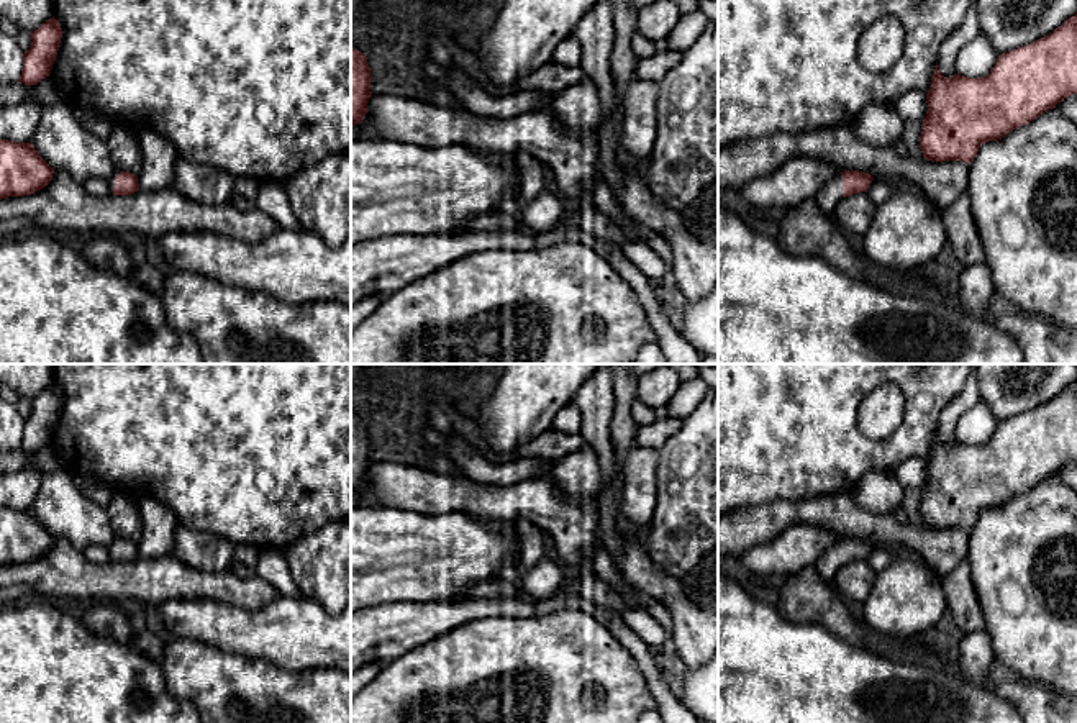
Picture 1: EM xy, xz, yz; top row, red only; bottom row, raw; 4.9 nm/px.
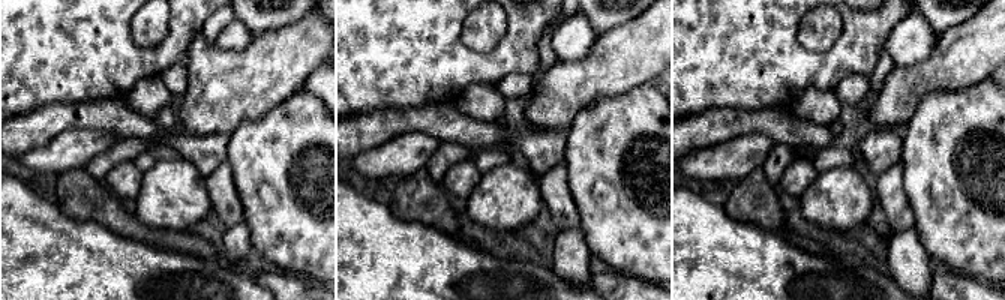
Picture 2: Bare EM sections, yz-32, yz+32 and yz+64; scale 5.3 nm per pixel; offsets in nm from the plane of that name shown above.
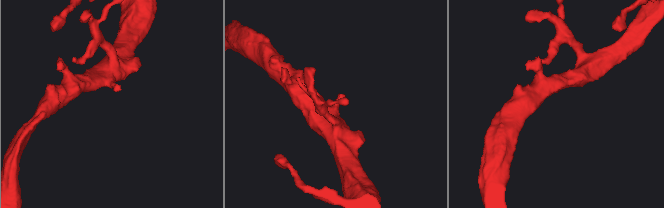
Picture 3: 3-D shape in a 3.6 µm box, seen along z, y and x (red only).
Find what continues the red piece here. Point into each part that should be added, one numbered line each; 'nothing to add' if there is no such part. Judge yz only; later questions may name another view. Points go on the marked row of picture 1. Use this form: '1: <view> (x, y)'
1: yz (828, 195)

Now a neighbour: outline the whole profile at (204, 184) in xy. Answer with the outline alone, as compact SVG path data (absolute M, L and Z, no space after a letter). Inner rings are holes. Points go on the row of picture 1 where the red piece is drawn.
M179 157L172 189L203 205L231 203L234 179L207 164L193 164Z

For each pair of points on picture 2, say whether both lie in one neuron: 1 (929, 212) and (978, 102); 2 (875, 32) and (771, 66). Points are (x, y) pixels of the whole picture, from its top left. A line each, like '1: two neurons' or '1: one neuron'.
1: one neuron
2: one neuron

